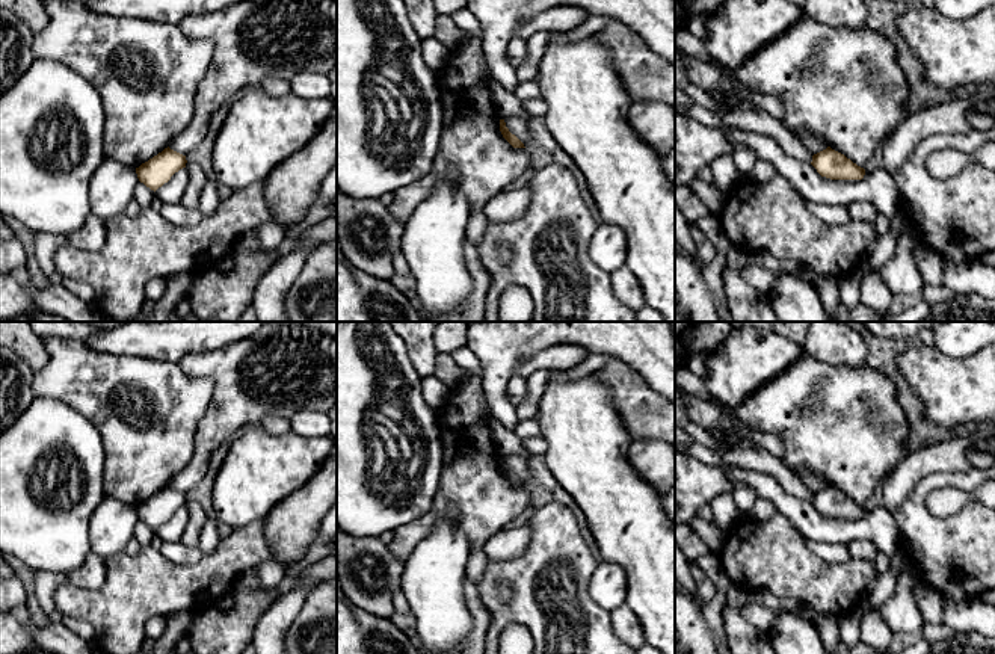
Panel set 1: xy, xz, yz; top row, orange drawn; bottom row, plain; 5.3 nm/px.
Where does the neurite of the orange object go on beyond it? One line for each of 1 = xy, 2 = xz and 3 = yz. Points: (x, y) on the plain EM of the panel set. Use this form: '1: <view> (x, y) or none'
1: none
2: none
3: none

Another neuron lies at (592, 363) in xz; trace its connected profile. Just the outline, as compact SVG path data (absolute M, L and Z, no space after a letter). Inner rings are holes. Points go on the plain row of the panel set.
M589 353L583 362L580 362L578 366L575 366L569 370L565 370L565 378L566 379L578 379L578 378L583 378L586 375L595 373L611 358L613 356L610 356L610 355L592 355L592 353Z

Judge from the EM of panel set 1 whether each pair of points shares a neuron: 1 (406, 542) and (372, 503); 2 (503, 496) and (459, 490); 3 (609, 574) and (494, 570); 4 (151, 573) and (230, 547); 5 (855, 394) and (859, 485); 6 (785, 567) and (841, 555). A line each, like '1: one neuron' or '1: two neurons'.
1: two neurons
2: one neuron
3: two neurons
4: one neuron
5: one neuron
6: two neurons

